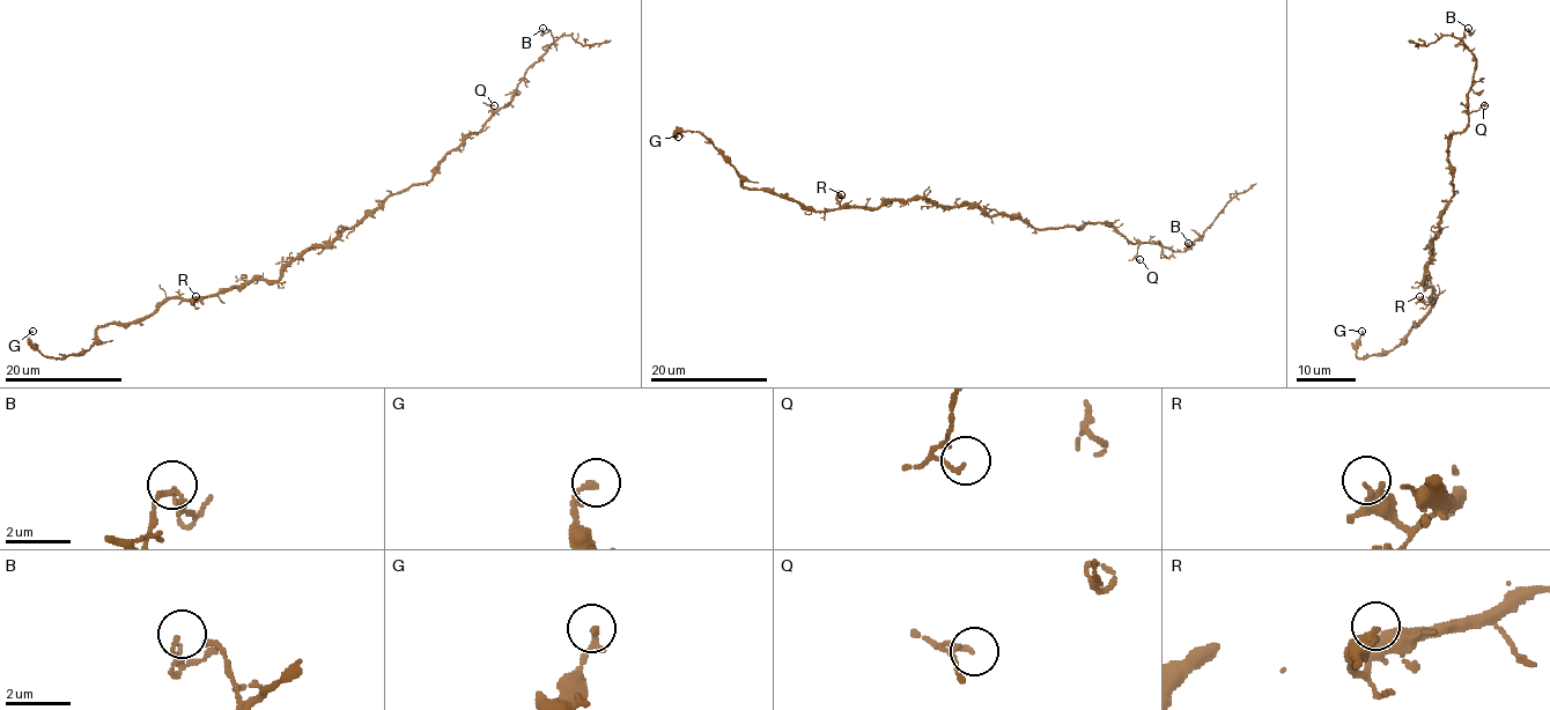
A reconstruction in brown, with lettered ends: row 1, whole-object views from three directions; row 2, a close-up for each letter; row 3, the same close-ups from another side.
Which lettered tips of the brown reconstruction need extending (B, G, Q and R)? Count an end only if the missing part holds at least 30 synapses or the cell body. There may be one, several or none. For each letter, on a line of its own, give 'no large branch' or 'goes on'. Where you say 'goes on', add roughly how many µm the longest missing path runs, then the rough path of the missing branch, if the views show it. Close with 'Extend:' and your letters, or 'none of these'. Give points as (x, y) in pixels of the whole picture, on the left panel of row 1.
B: no large branch
G: no large branch
Q: no large branch
R: no large branch
Extend: none of these

